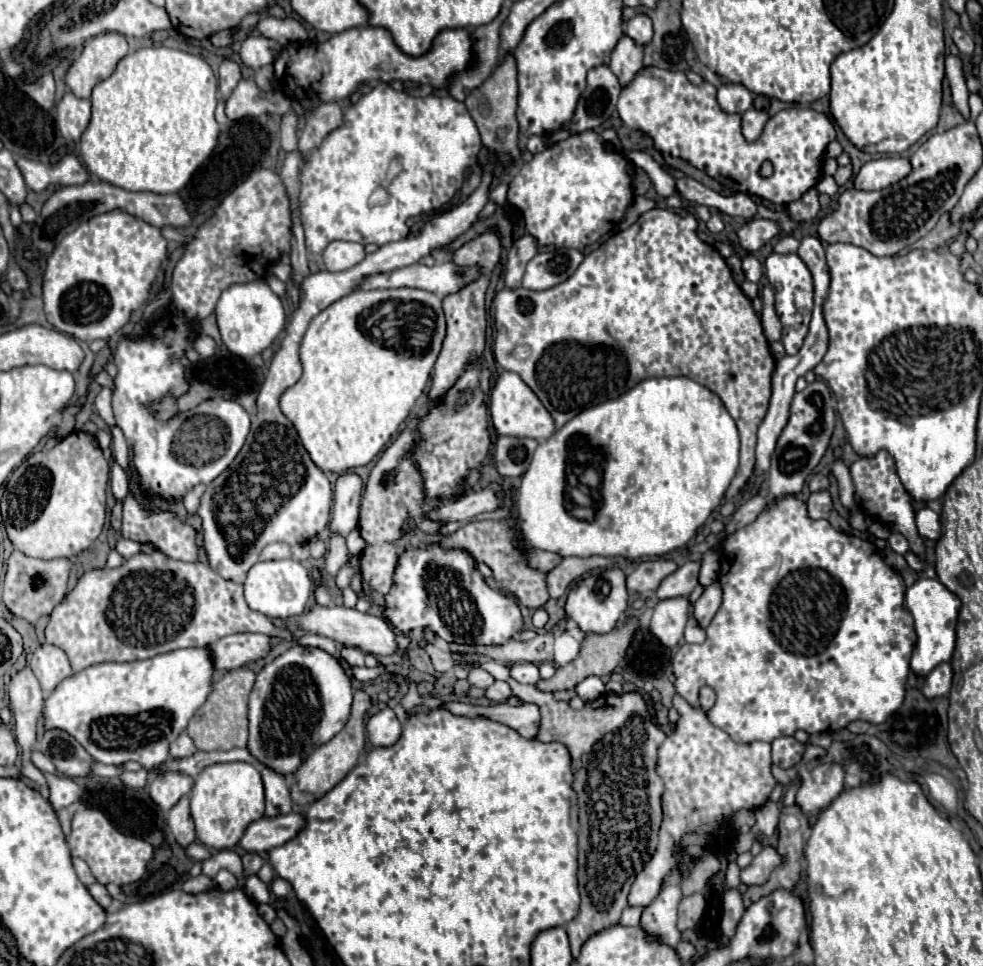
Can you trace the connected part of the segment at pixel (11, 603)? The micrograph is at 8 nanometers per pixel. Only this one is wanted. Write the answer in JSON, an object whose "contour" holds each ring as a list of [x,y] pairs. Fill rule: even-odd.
{"contour":[[[14,549],[8,559],[8,569],[6,569],[6,577],[4,577],[4,591],[2,591],[2,599],[4,599],[6,607],[16,617],[22,617],[34,625],[40,617],[50,615],[54,605],[58,605],[58,601],[62,601],[62,597],[66,595],[70,569],[72,569],[72,561],[68,561],[68,559],[44,561],[44,559],[28,557],[22,551]]]}

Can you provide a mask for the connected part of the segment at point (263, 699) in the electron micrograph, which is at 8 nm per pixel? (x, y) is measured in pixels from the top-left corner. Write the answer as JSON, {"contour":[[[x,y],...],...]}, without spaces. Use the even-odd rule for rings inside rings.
{"contour":[[[294,645],[286,653],[278,655],[272,663],[268,663],[256,677],[248,705],[248,721],[250,721],[248,749],[260,763],[270,765],[270,769],[282,775],[294,773],[298,765],[318,745],[330,741],[336,733],[344,729],[350,717],[350,709],[352,709],[352,679],[344,671],[340,659],[318,647],[306,647],[306,651],[298,655],[298,645]]]}

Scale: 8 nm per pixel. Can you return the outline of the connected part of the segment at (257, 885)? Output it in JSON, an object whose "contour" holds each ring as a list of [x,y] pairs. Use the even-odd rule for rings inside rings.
{"contour":[[[256,875],[250,877],[250,879],[246,881],[244,891],[246,891],[246,895],[250,897],[250,901],[256,903],[256,905],[270,903],[270,891],[268,891],[268,887],[266,887],[266,885],[256,877]]]}

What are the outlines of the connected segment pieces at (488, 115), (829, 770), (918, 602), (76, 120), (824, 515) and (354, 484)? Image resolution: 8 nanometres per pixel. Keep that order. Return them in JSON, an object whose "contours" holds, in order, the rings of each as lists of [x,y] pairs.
{"contours":[[[[508,55],[502,65],[496,67],[494,75],[482,83],[478,89],[472,91],[472,95],[466,99],[466,107],[472,115],[472,119],[478,125],[478,131],[482,135],[482,143],[498,153],[498,159],[510,159],[520,157],[516,139],[518,139],[518,121],[516,121],[516,97],[518,97],[518,83],[516,83],[516,63],[514,57]]],[[[822,763],[812,771],[812,777],[806,779],[796,795],[796,803],[812,813],[824,809],[834,801],[834,797],[844,789],[844,769],[838,763]]],[[[922,577],[906,591],[906,607],[914,617],[914,629],[918,635],[918,643],[912,651],[910,667],[916,675],[928,675],[942,661],[950,661],[956,643],[956,623],[960,613],[960,599],[950,593],[938,579]]],[[[66,91],[56,105],[56,125],[60,133],[70,141],[80,141],[80,135],[90,121],[90,101],[76,97],[72,91]]],[[[826,489],[812,493],[806,503],[808,503],[808,513],[810,513],[810,517],[814,517],[814,519],[828,519],[828,517],[830,517],[830,511],[834,509],[832,495],[830,495],[830,491],[826,491]]],[[[344,473],[334,485],[334,507],[330,533],[346,537],[358,525],[358,507],[362,499],[362,479],[356,473]]]]}

